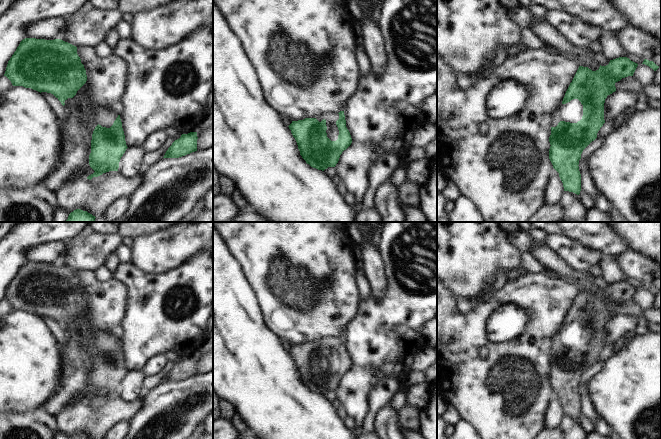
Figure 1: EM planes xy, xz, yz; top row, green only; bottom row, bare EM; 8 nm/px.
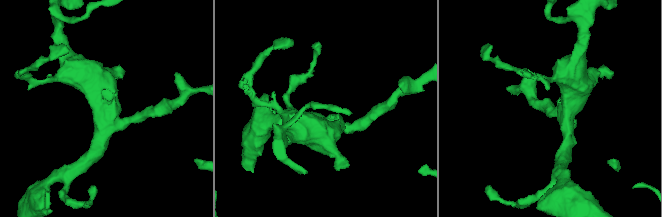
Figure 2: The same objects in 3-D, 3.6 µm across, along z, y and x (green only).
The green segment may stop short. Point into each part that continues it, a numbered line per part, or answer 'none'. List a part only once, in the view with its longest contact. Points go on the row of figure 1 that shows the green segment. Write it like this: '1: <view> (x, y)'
1: yz (572, 112)

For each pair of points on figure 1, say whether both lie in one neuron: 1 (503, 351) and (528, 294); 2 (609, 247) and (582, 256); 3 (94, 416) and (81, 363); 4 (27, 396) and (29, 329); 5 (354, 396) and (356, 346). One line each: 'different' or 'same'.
1: same
2: different
3: different
4: same
5: same

